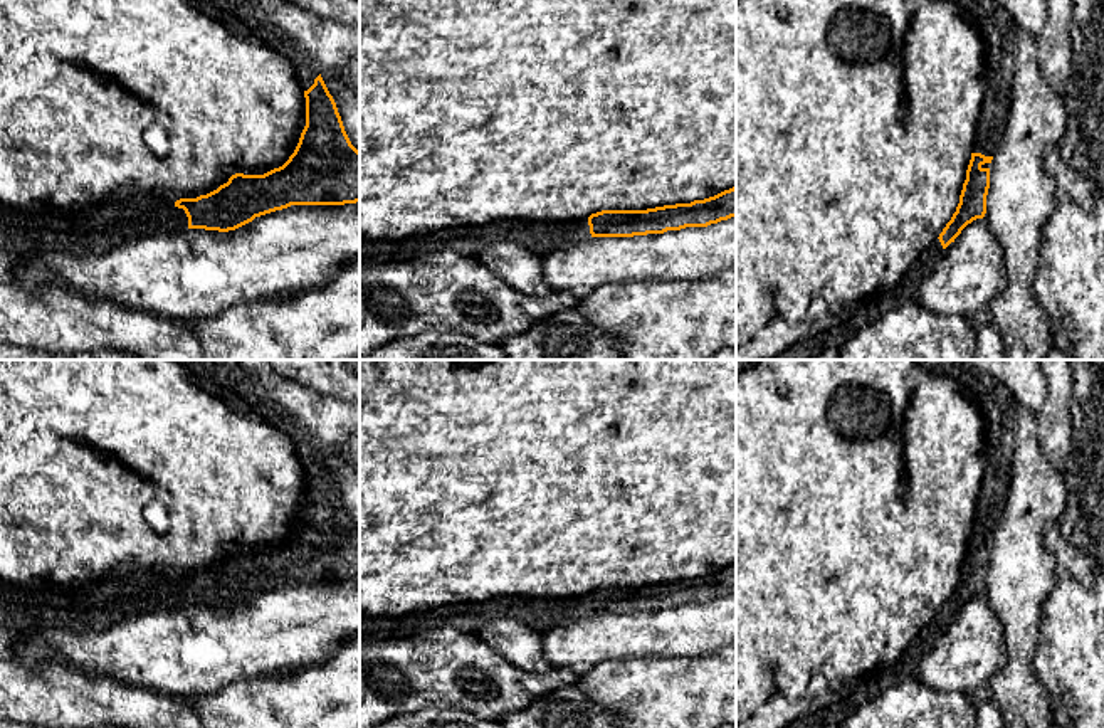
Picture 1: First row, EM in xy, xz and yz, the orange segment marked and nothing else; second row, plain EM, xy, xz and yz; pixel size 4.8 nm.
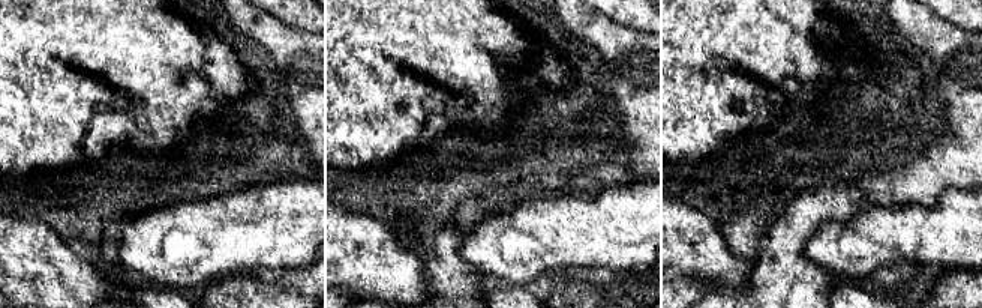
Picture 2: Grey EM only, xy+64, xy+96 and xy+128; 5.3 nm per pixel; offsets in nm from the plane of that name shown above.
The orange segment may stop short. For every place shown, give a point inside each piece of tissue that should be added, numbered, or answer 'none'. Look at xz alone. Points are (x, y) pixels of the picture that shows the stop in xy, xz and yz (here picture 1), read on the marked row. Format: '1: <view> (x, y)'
1: xz (541, 236)

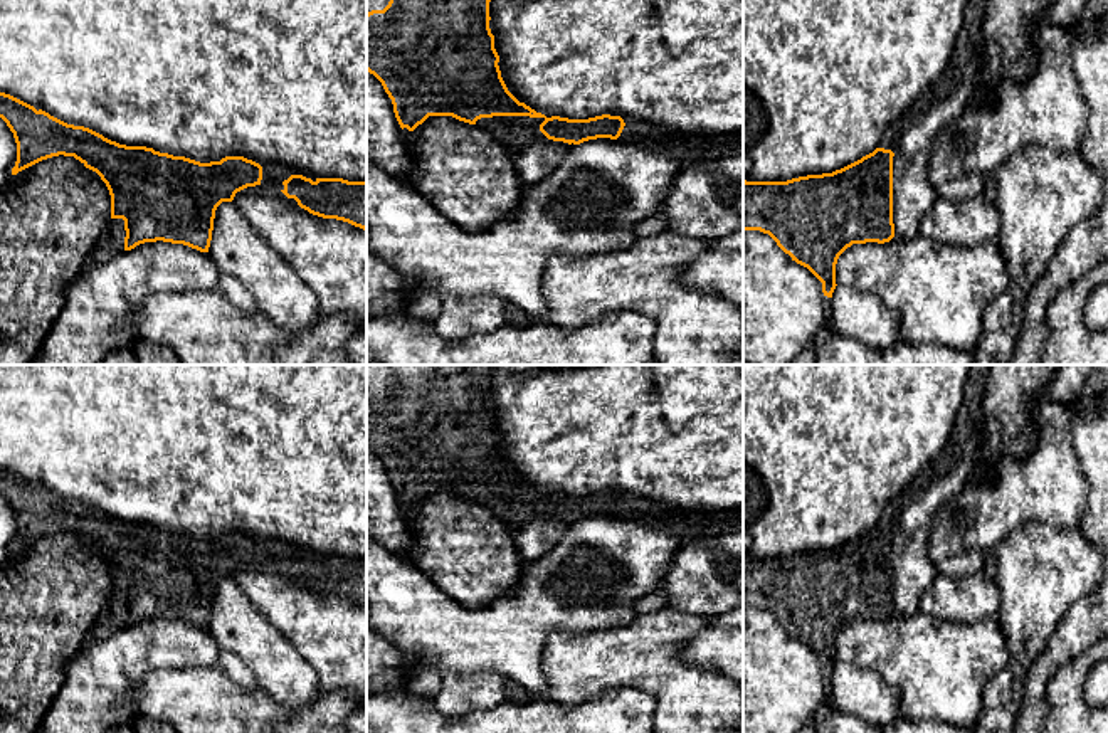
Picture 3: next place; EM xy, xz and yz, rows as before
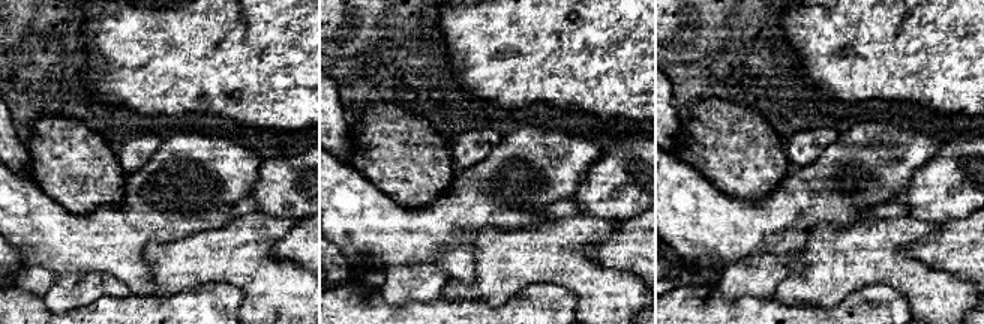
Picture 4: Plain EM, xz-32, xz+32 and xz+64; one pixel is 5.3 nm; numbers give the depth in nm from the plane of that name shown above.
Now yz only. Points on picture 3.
1: yz (891, 140)

